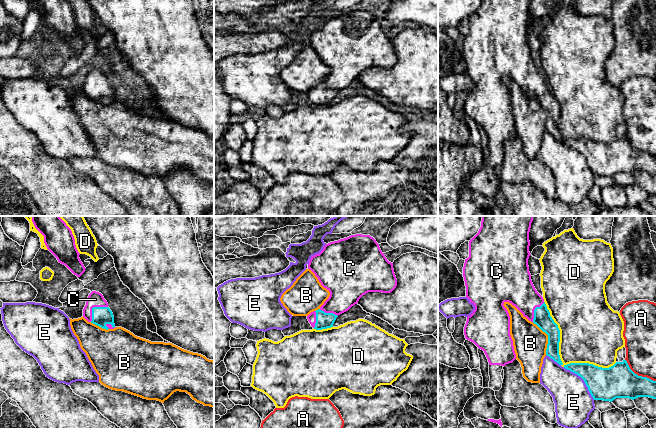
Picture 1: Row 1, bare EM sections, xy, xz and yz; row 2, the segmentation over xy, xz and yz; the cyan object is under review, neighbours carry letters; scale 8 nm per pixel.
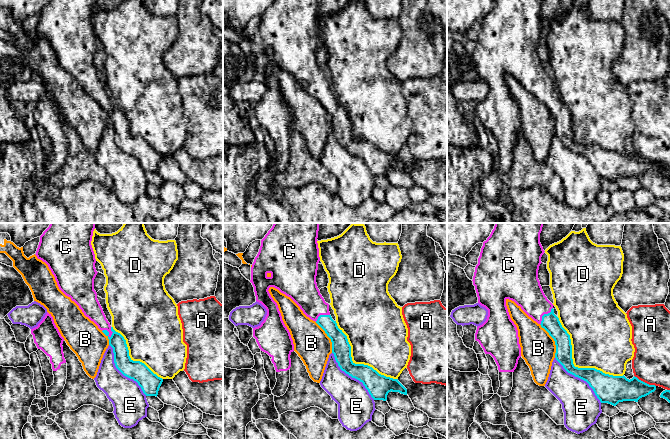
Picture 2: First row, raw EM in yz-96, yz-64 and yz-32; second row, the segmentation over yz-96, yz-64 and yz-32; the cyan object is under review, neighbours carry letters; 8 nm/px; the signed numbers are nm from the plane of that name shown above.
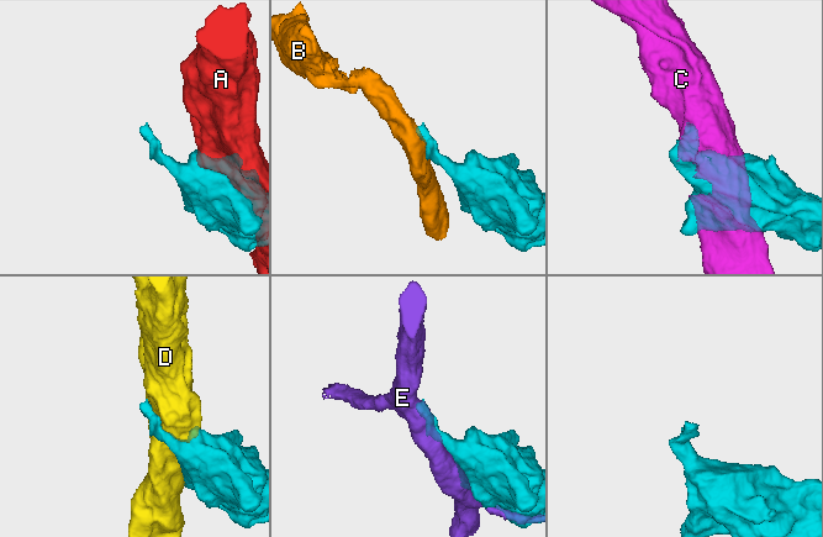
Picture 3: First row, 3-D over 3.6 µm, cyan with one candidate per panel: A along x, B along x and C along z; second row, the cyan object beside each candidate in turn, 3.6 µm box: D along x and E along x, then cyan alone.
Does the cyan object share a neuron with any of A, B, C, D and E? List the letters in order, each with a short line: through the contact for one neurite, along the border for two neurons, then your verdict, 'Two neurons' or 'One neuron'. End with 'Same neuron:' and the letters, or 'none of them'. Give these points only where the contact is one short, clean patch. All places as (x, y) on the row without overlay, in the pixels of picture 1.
A: Two neurons
B: Line: yz (532, 98), (547, 111), (546, 130). Two neurons
C: Line: xy (101, 92), (93, 83), (95, 75). One neuron
D: Two neurons
E: Two neurons
Same neuron: C

